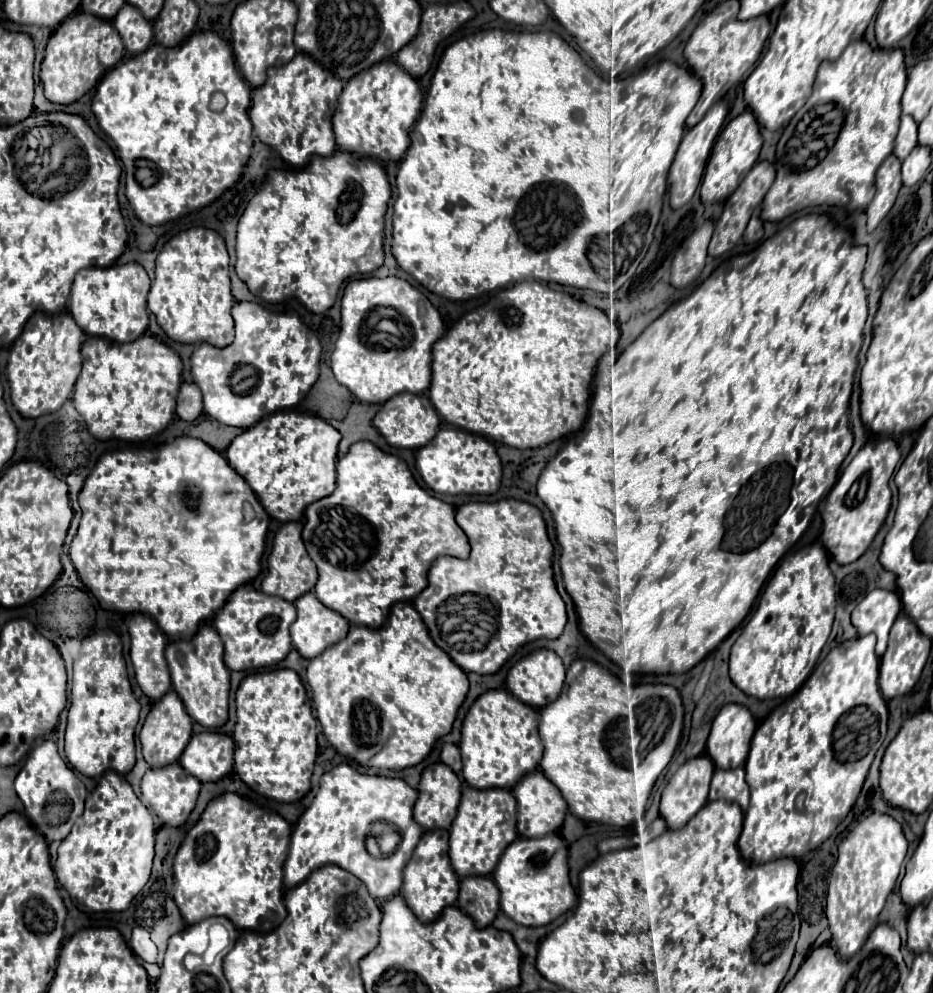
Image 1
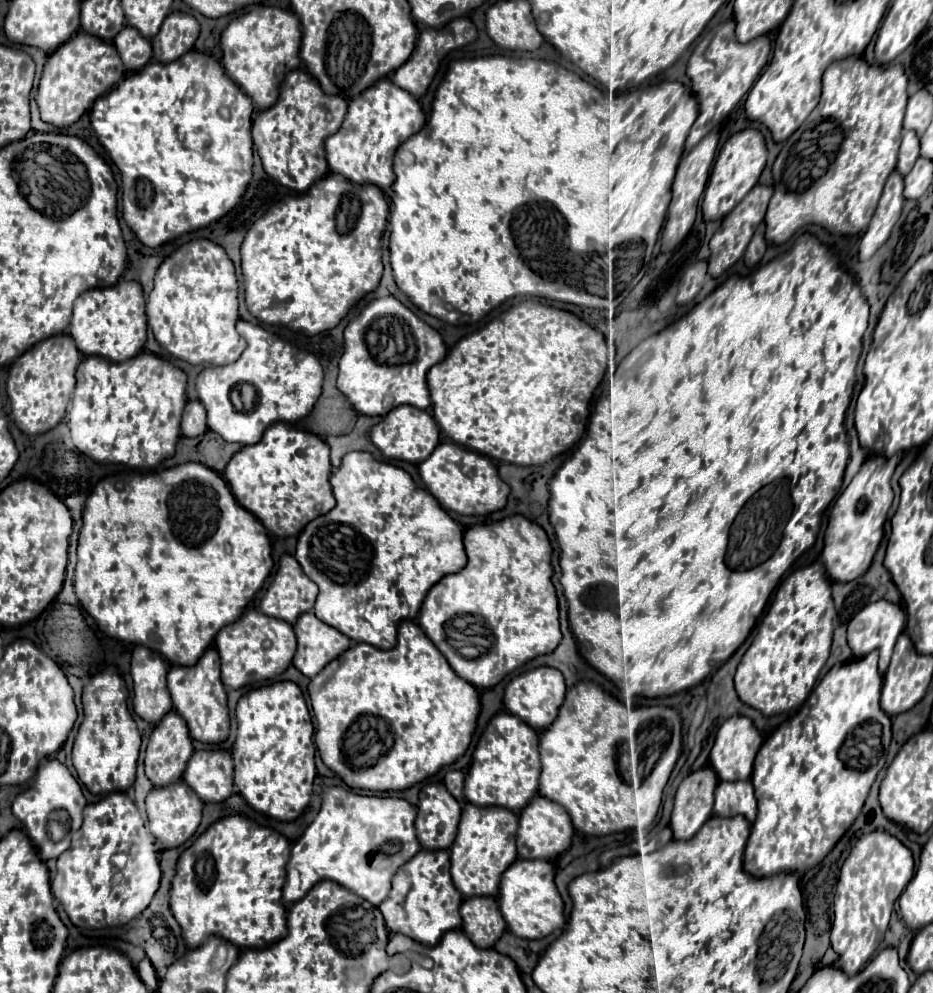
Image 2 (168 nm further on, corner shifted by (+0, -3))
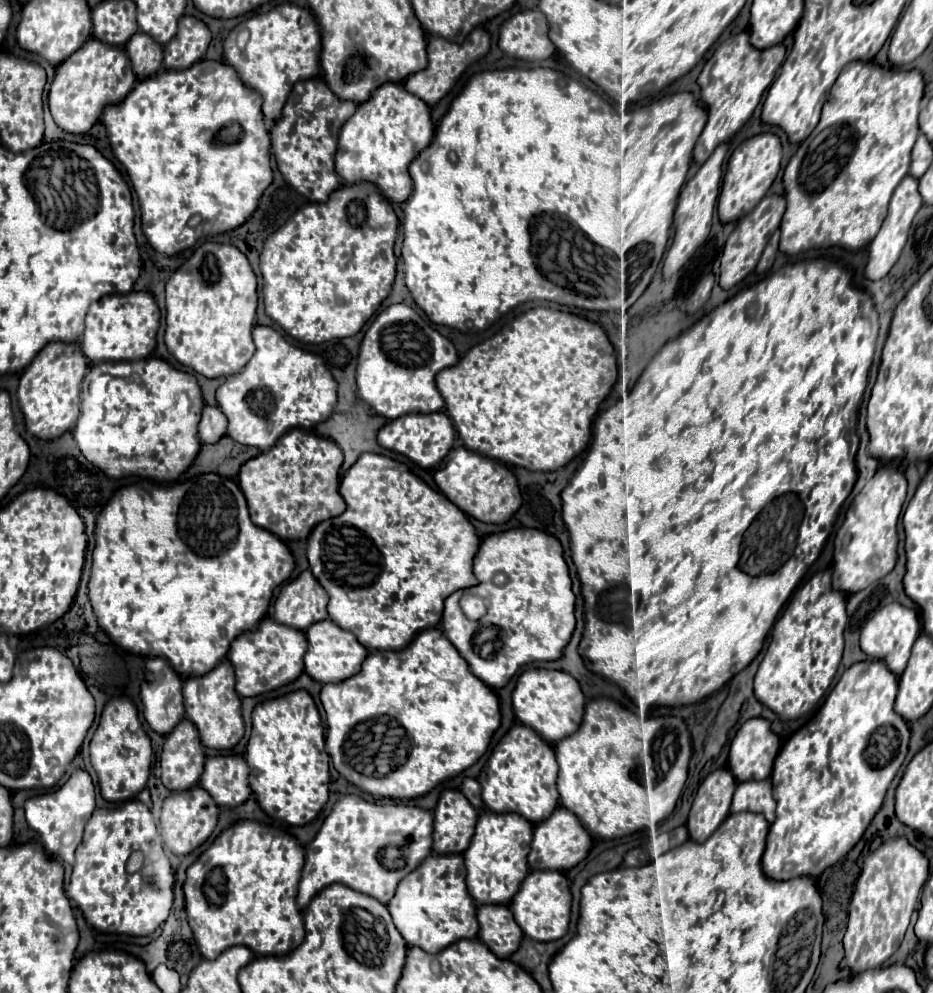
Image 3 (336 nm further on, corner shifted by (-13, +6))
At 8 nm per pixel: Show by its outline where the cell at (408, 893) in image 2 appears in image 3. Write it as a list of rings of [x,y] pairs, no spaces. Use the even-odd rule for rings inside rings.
[[[432,853],[396,887],[388,911],[408,947],[416,945],[428,953],[438,953],[462,937],[476,937],[476,903],[464,883],[464,859],[458,853]]]

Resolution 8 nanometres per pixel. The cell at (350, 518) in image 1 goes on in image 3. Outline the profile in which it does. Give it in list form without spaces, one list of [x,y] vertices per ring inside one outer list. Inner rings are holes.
[[[362,453],[342,477],[340,495],[346,501],[346,511],[318,523],[308,537],[310,569],[330,597],[328,615],[338,627],[352,631],[366,649],[404,649],[416,633],[438,625],[444,599],[450,593],[476,585],[472,559],[480,537],[454,503],[426,485],[406,463],[386,455]]]

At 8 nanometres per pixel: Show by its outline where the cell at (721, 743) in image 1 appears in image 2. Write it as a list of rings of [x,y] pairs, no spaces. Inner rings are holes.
[[[731,716],[717,732],[711,764],[719,780],[749,780],[763,736],[745,716]]]

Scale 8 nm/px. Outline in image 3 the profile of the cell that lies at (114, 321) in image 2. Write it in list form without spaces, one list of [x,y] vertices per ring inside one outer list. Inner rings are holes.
[[[130,291],[130,293],[112,293],[112,295],[104,295],[102,299],[94,301],[88,309],[86,315],[86,331],[82,337],[82,351],[84,355],[92,361],[92,363],[100,363],[100,361],[136,361],[136,359],[146,359],[152,355],[154,347],[156,347],[156,331],[160,325],[160,309],[158,303],[154,299],[152,293],[148,291]]]

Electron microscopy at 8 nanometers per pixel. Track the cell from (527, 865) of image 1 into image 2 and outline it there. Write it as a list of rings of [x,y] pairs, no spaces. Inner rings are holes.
[[[517,860],[505,870],[501,878],[499,910],[507,922],[509,932],[513,932],[519,938],[539,940],[565,924],[563,900],[557,892],[553,878],[555,868],[547,860]]]

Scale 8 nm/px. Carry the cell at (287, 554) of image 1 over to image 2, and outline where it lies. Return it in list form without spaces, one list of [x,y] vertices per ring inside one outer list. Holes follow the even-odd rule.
[[[283,556],[279,570],[261,600],[261,612],[295,624],[297,618],[313,610],[319,588],[305,576],[299,562],[293,556]]]

